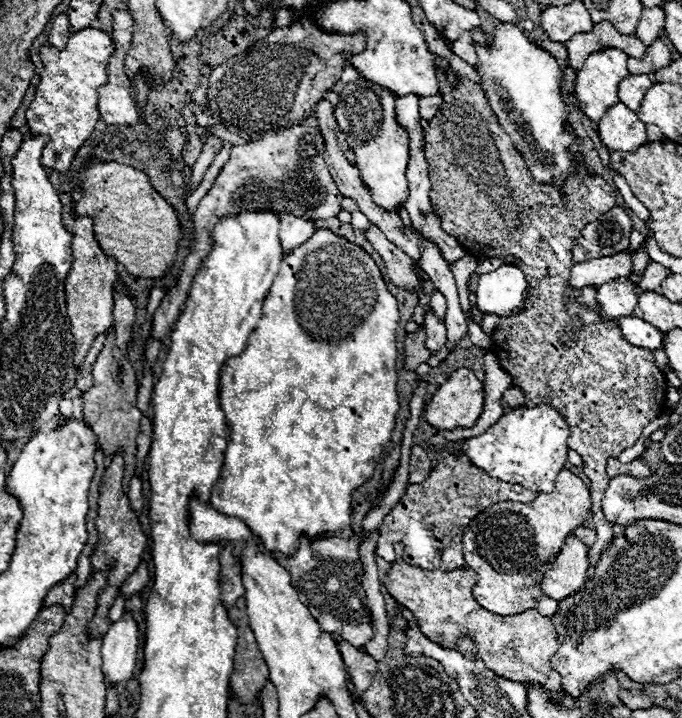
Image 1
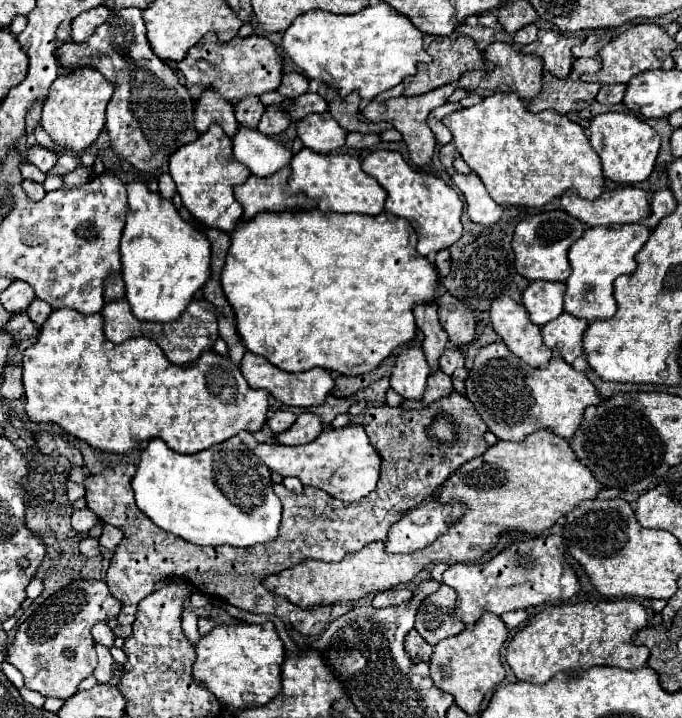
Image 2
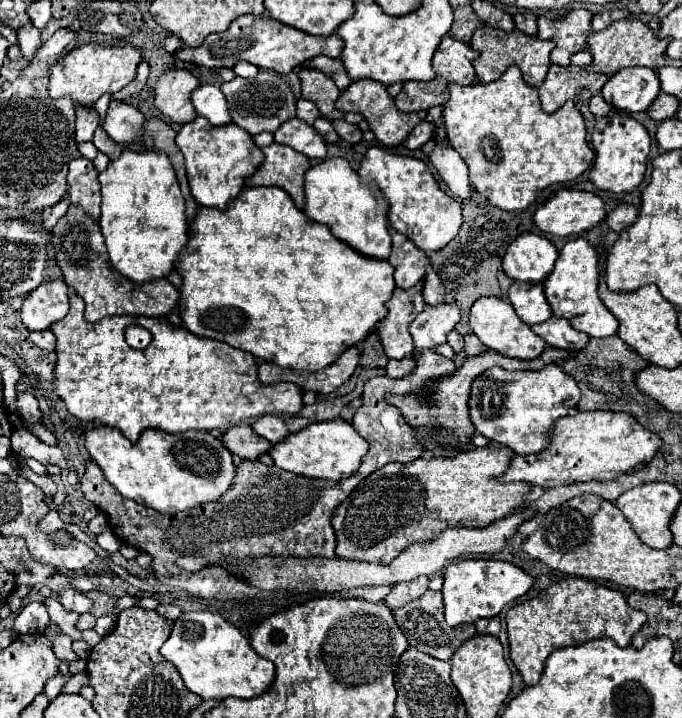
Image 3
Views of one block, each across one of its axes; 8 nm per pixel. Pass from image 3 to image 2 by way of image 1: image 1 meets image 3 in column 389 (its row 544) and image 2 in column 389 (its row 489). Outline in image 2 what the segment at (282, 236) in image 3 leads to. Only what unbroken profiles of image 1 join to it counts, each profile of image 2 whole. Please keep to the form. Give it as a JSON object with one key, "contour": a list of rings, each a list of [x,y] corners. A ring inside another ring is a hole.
{"contour":[[[302,210],[302,212],[262,212],[260,216],[254,216],[252,220],[240,220],[236,230],[230,234],[232,244],[228,250],[226,266],[222,270],[222,288],[236,312],[238,322],[238,334],[244,342],[244,346],[270,360],[274,366],[286,370],[286,372],[304,372],[310,368],[326,368],[344,376],[356,376],[376,370],[398,346],[408,344],[416,336],[416,322],[414,322],[414,306],[418,304],[432,304],[438,300],[438,284],[440,274],[434,262],[430,262],[426,256],[420,256],[416,252],[416,232],[414,228],[398,216],[392,216],[390,212],[382,212],[378,216],[364,216],[364,214],[320,214],[318,210]]]}

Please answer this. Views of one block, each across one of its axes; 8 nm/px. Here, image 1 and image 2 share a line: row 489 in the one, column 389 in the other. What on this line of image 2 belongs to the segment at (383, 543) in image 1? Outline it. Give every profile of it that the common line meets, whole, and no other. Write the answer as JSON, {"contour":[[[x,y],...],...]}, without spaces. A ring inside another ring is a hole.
{"contour":[[[458,392],[440,398],[438,402],[420,412],[402,412],[400,408],[390,406],[368,408],[364,414],[364,430],[370,438],[370,444],[378,450],[382,458],[382,478],[378,480],[376,488],[364,500],[344,504],[342,500],[336,500],[324,490],[312,486],[306,486],[302,494],[292,494],[282,484],[274,484],[274,492],[282,500],[284,508],[280,536],[268,544],[258,544],[252,548],[200,548],[196,544],[180,540],[180,536],[172,536],[170,532],[156,528],[156,524],[152,524],[152,520],[148,520],[148,516],[140,512],[140,508],[136,508],[130,486],[132,476],[136,474],[136,466],[132,464],[122,464],[116,468],[108,468],[96,476],[88,476],[84,482],[88,508],[100,520],[124,532],[124,538],[114,550],[110,568],[106,572],[106,584],[112,596],[122,602],[118,622],[134,624],[138,602],[152,594],[152,586],[156,582],[176,576],[190,582],[190,586],[200,590],[202,594],[220,598],[236,608],[250,610],[254,614],[276,614],[284,624],[294,624],[294,628],[303,635],[321,634],[329,624],[330,606],[320,606],[316,610],[298,608],[286,598],[268,594],[268,590],[262,588],[260,580],[268,574],[292,568],[294,564],[300,564],[304,560],[339,562],[354,548],[360,550],[370,542],[386,540],[390,524],[404,510],[414,508],[428,496],[434,496],[434,492],[454,470],[458,470],[458,466],[480,456],[488,448],[484,440],[484,432],[488,432],[488,426],[476,412],[474,404]],[[436,412],[450,414],[458,424],[460,440],[450,448],[432,442],[424,432]]]}

